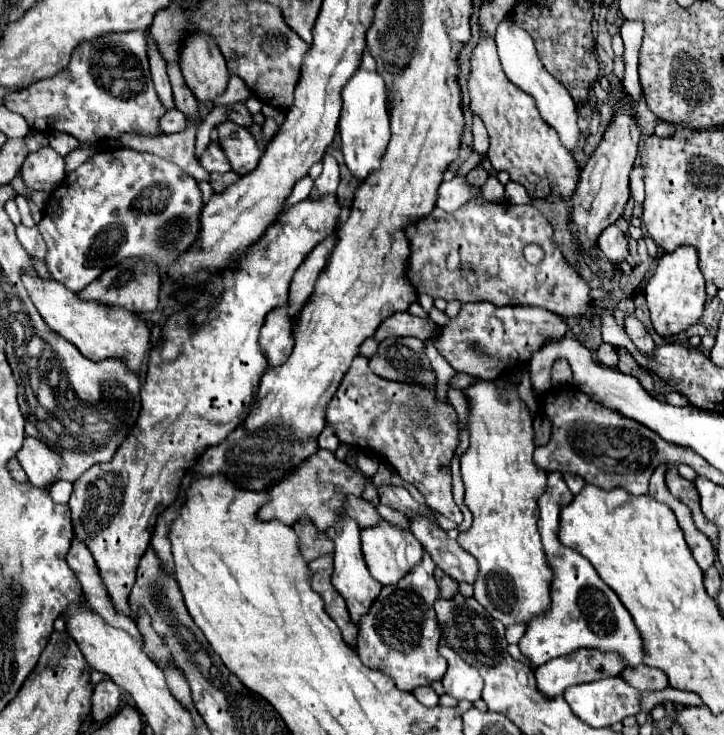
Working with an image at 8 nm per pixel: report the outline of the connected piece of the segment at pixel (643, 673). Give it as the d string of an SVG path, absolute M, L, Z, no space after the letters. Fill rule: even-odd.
M560 472L547 474L547 486L540 496L540 520L538 520L538 532L542 536L542 546L546 554L546 562L552 570L552 584L550 584L550 608L542 616L534 616L524 636L520 638L518 646L520 652L530 660L532 668L542 666L544 662L552 660L554 656L562 656L568 652L574 652L578 648L596 648L604 652L618 652L624 656L624 660L632 666L620 672L624 680L638 690L664 690L668 686L668 678L658 668L650 666L636 666L642 664L644 648L640 632L636 630L630 612L624 608L620 598L614 594L614 590L604 584L604 580L598 576L594 566L582 558L578 552L572 552L570 548L562 546L558 540L558 526L560 526L560 508L572 502L574 495L570 492L566 482L562 480Z

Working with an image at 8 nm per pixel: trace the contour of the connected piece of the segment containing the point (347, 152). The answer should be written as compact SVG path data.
M358 68L358 72L344 86L342 98L344 98L344 108L342 108L342 116L340 116L340 124L338 124L340 140L342 140L342 154L344 154L344 162L350 170L350 174L358 182L362 182L374 170L380 168L380 160L390 142L386 86L384 86L382 78L378 76L378 72L368 72L364 68Z

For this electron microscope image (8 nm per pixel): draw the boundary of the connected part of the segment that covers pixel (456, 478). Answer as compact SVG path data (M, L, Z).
M458 458L452 460L452 492L454 492L454 500L456 500L458 508L460 508L460 512L464 514L464 526L470 526L472 514L470 514L470 510L468 510L466 504L464 504L464 484L462 484L462 478L460 478Z

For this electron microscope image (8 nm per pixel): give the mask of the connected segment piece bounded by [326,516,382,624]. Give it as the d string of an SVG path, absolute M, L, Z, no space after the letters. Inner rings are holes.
M344 516L342 522L338 522L336 526L328 528L328 538L334 542L334 574L332 574L332 584L334 588L340 592L340 596L346 600L350 618L354 624L360 622L360 618L368 612L368 608L372 606L372 602L376 600L376 596L380 594L382 586L370 576L366 564L364 564L364 556L360 552L360 528L358 524Z

